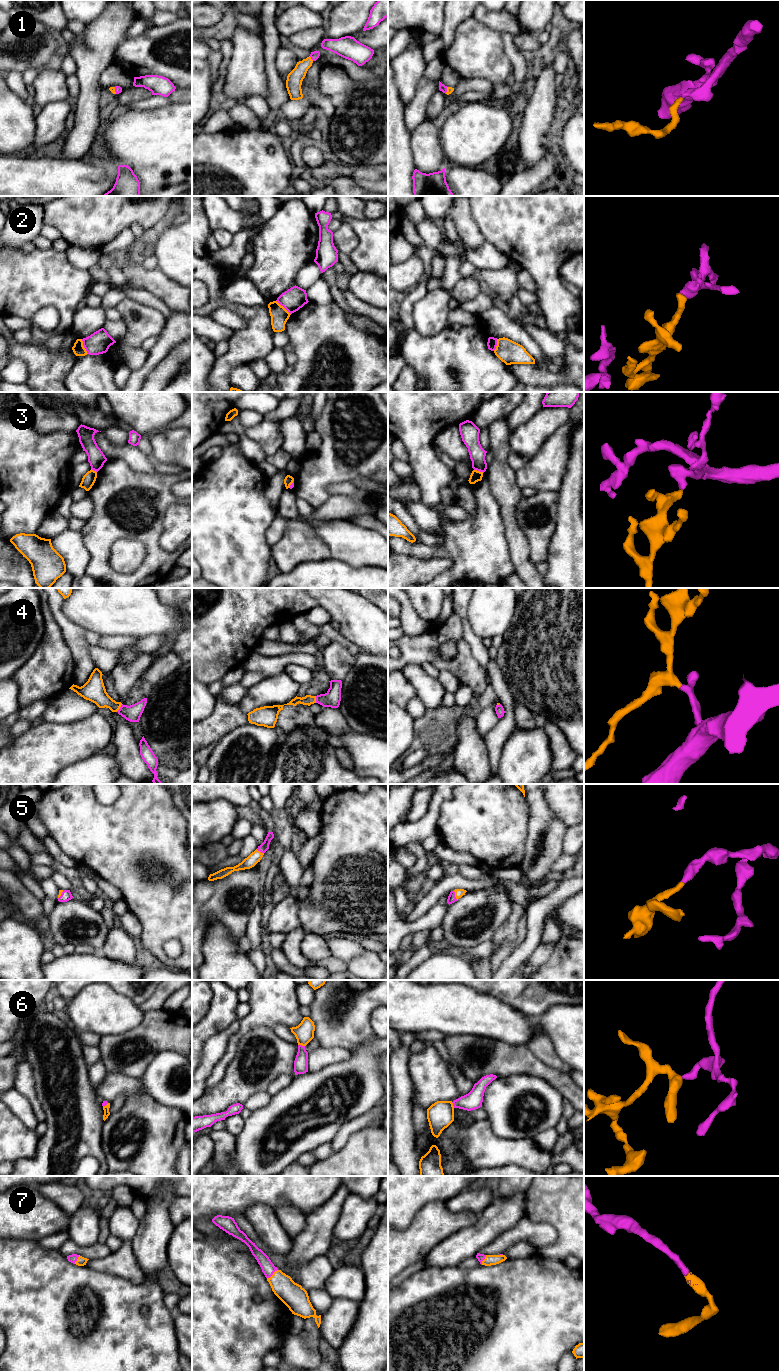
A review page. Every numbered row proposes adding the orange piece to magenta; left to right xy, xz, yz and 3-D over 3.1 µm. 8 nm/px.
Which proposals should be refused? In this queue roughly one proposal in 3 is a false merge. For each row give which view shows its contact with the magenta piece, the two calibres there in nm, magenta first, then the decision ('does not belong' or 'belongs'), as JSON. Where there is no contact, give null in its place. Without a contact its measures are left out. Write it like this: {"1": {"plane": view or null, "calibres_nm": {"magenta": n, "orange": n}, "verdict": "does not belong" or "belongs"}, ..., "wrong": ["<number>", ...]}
{"1": {"plane": "xz", "calibres_nm": {"magenta": 70, "orange": 130}, "verdict": "belongs"}, "2": {"plane": "xy", "calibres_nm": {"magenta": 180, "orange": 90}, "verdict": "does not belong"}, "3": {"plane": "yz", "calibres_nm": {"magenta": 130, "orange": 90}, "verdict": "does not belong"}, "4": {"plane": "xy", "calibres_nm": {"magenta": 140, "orange": 170}, "verdict": "belongs"}, "5": {"plane": "yz", "calibres_nm": {"magenta": 70, "orange": 70}, "verdict": "belongs"}, "6": {"plane": "xz", "calibres_nm": {"magenta": 110, "orange": 160}, "verdict": "belongs"}, "7": {"plane": "xz", "calibres_nm": {"magenta": 110, "orange": 190}, "verdict": "belongs"}, "wrong": ["2", "3"]}

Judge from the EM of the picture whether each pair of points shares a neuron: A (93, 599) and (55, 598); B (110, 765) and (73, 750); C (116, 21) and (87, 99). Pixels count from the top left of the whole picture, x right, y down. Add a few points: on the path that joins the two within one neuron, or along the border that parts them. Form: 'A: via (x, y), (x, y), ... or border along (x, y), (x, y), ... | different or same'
A: border along (63, 599), (62, 612), (72, 621) | different
B: border along (101, 751), (68, 766) | different
C: via (99, 40), (92, 53), (89, 80) | same

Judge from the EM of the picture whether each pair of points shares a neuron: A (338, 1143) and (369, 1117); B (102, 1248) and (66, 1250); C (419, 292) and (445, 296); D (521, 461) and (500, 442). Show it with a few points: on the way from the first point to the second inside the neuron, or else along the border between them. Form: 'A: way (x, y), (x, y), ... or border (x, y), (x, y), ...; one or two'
A: way (344, 1135), (355, 1124), (361, 1122); one
B: way (93, 1250), (75, 1250); one
C: border (428, 292), (414, 304), (412, 311); two
D: border (511, 451), (508, 456), (508, 465), (515, 472); two

